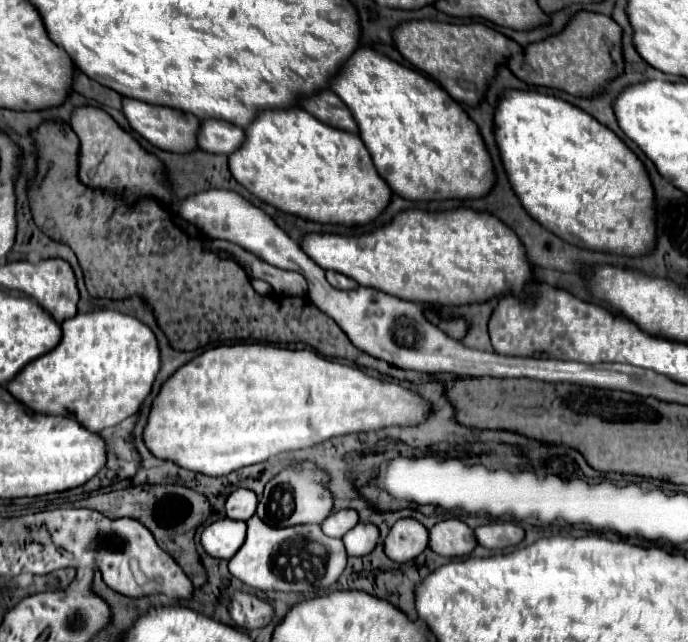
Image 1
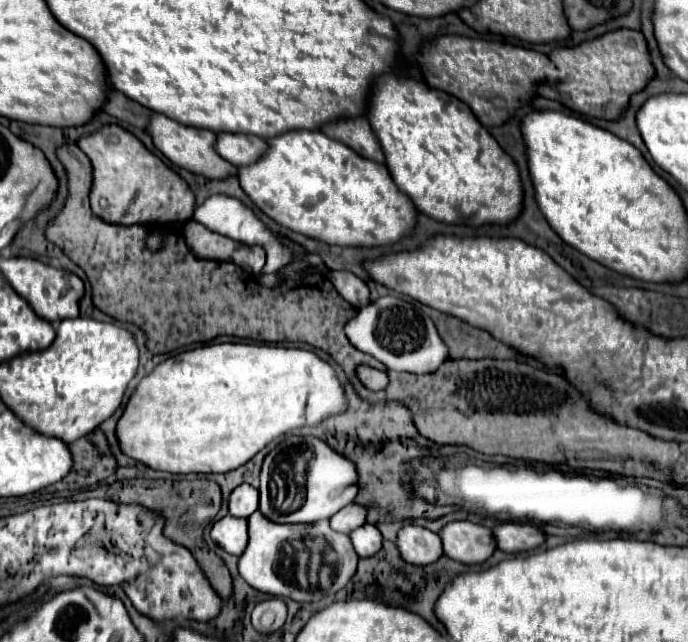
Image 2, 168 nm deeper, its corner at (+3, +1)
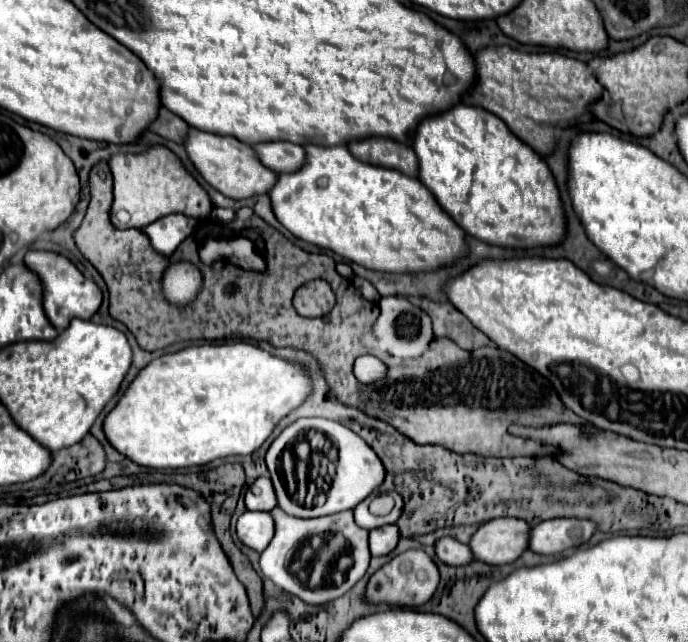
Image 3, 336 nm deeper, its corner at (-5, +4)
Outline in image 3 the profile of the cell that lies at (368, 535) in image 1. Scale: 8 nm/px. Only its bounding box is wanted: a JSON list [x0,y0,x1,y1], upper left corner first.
[370,524,398,556]

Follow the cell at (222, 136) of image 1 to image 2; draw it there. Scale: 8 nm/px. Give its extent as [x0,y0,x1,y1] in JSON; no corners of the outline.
[216,133,268,165]

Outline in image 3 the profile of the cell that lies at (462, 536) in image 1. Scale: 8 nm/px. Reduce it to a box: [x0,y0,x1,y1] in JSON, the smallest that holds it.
[470,518,530,564]

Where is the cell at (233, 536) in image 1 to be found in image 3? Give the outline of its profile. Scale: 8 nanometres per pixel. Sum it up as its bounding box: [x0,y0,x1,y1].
[236,510,274,552]

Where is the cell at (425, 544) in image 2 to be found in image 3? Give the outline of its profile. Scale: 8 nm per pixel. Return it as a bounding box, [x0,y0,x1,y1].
[434,536,472,566]

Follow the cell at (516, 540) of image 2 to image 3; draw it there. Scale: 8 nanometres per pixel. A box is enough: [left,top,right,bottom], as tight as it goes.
[528,518,596,554]

